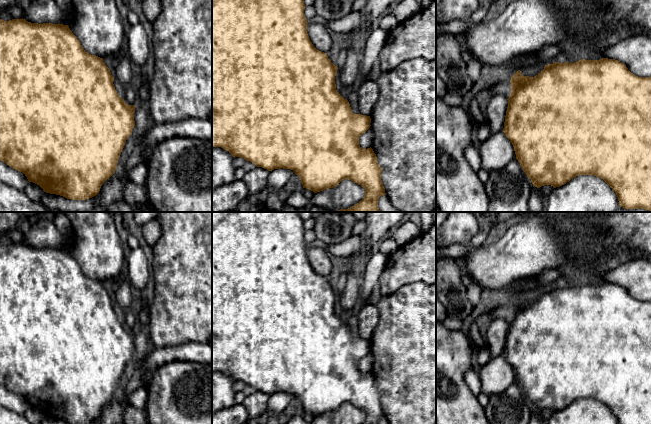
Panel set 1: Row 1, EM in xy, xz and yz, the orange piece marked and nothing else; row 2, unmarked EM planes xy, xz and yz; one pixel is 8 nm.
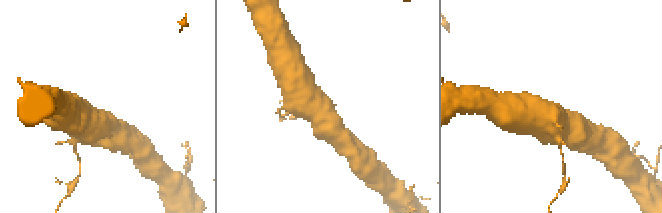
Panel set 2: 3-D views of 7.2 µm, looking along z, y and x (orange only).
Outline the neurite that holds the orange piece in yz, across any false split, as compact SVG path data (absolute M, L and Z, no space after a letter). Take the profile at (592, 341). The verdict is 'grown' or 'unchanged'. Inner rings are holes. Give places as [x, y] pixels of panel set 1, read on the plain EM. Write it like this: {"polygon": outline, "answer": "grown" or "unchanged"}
{"polygon": "M581 283L574 287L545 289L536 300L523 300L518 294L510 304L511 317L505 340L503 356L514 371L516 383L533 410L540 412L551 409L560 411L579 399L594 399L603 403L616 417L618 424L651 424L651 301L638 301L631 297L625 288L615 283Z", "answer": "unchanged"}

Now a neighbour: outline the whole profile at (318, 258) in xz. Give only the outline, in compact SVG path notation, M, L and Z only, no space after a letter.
M316 247L307 248L307 257L313 270L324 277L330 275L332 263L326 250Z

